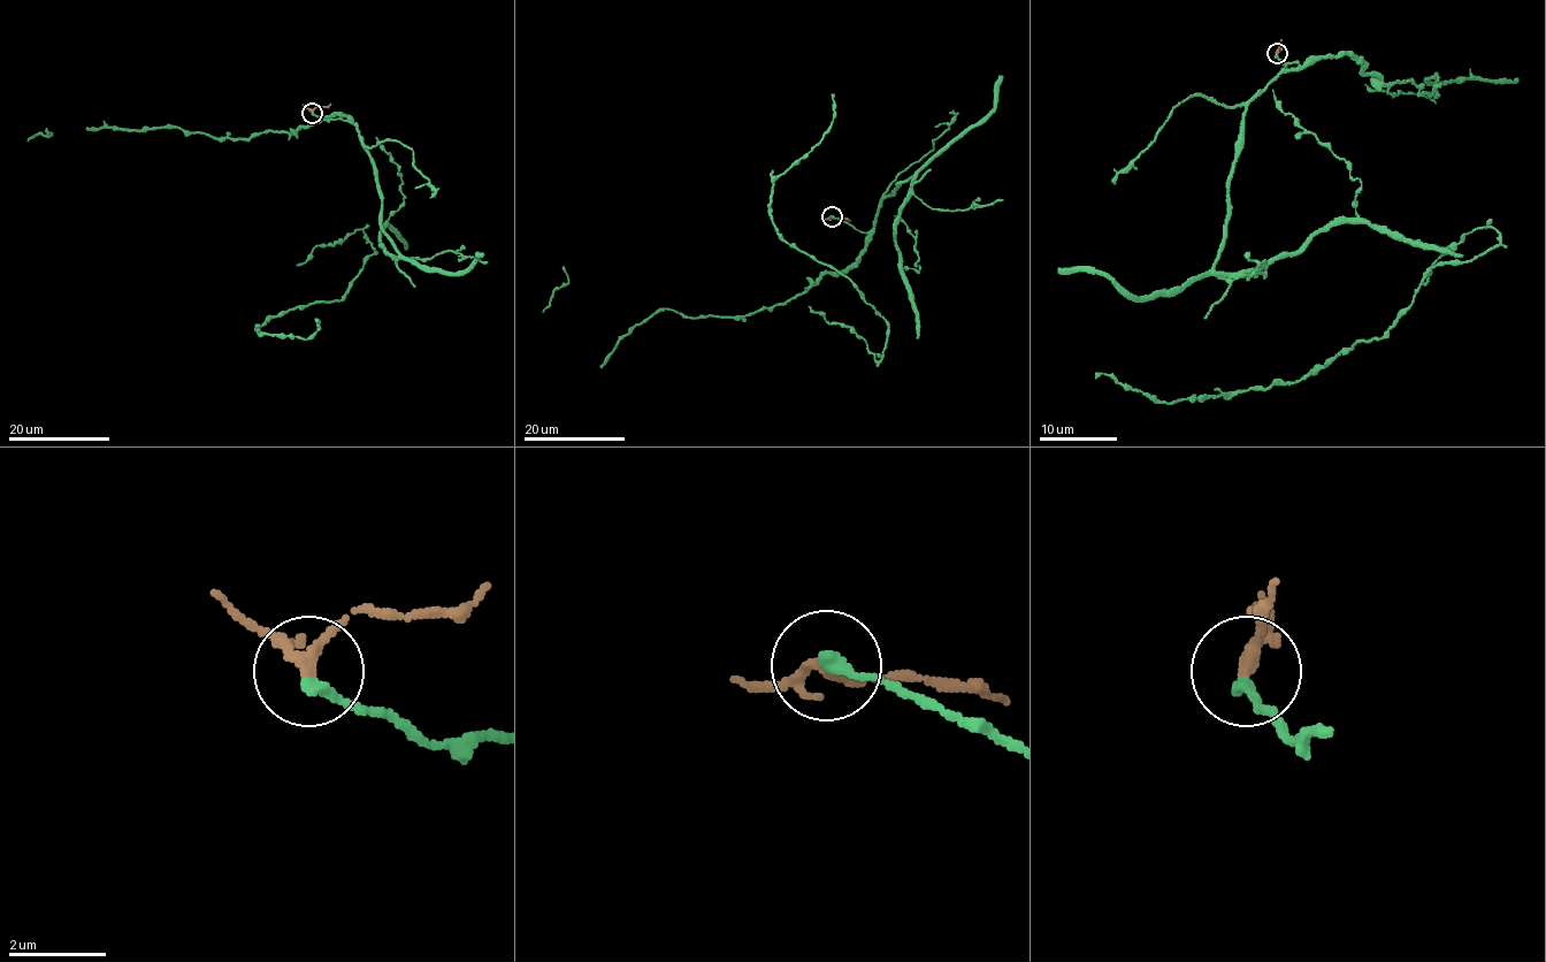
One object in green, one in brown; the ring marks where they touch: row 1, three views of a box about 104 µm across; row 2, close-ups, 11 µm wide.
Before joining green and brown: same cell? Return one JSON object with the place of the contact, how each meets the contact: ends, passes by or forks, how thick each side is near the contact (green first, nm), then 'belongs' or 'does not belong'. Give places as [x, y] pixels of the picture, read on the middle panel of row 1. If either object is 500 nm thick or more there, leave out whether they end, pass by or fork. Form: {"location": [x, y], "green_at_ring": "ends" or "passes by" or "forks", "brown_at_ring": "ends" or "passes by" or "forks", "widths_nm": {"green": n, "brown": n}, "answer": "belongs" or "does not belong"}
{"location": [832, 216], "green_at_ring": "ends", "brown_at_ring": "forks", "widths_nm": {"green": 240, "brown": 170}, "answer": "does not belong"}

